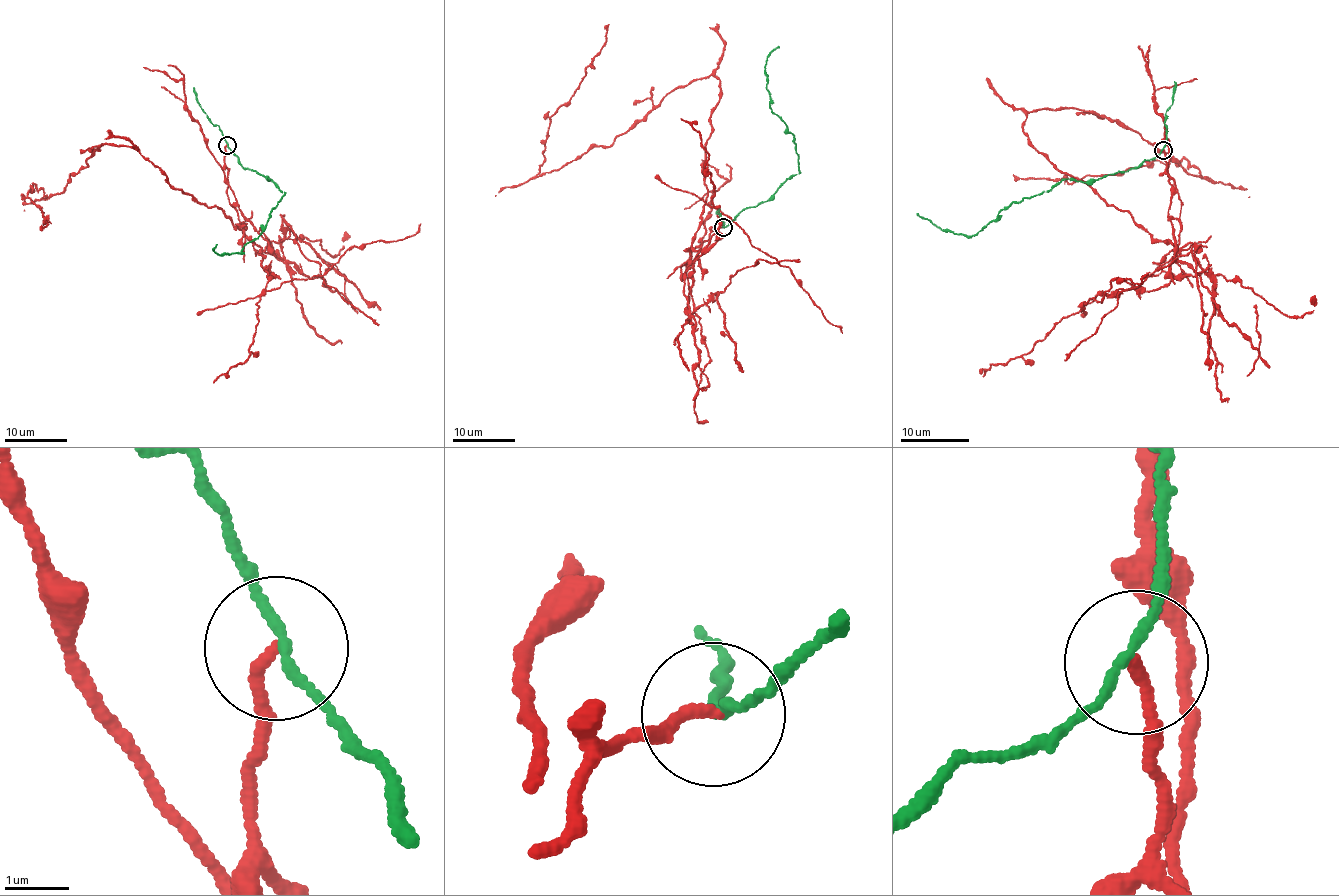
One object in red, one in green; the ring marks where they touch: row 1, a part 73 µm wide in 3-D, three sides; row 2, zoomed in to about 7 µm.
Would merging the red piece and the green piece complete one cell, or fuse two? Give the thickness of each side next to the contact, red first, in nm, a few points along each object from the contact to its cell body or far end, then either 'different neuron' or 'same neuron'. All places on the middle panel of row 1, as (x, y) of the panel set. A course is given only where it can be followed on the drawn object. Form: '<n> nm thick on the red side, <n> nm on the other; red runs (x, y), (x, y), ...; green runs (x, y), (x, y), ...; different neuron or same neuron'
170 nm thick on the red side, 130 nm on the other; red runs (723, 228), (688, 259), (721, 91), (711, 76), (669, 93), (609, 145), (540, 171), (550, 119), (609, 24); green runs (723, 228), (739, 213), (767, 201), (798, 172), (794, 138), (771, 102), (765, 64), (779, 45); different neuron

